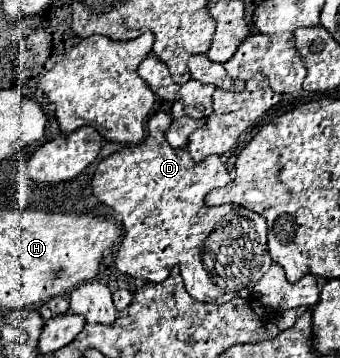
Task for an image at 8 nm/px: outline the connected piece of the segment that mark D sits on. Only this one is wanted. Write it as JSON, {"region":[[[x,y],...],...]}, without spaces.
{"region":[[[157,112],[147,121],[148,135],[143,142],[125,146],[123,150],[111,154],[103,162],[99,162],[93,176],[93,194],[99,202],[113,208],[123,216],[125,236],[121,240],[115,266],[119,272],[129,274],[133,278],[143,278],[149,282],[161,282],[169,276],[173,266],[181,268],[181,278],[185,282],[187,292],[201,302],[229,302],[235,296],[249,298],[253,286],[273,264],[267,250],[267,224],[261,216],[251,216],[251,222],[245,226],[223,226],[219,230],[219,246],[203,246],[207,236],[215,230],[215,224],[209,222],[209,210],[205,210],[205,194],[215,188],[230,185],[233,180],[221,162],[219,156],[207,156],[203,162],[193,162],[185,148],[171,148],[165,140],[165,132],[171,126],[171,116],[167,112]]]}

